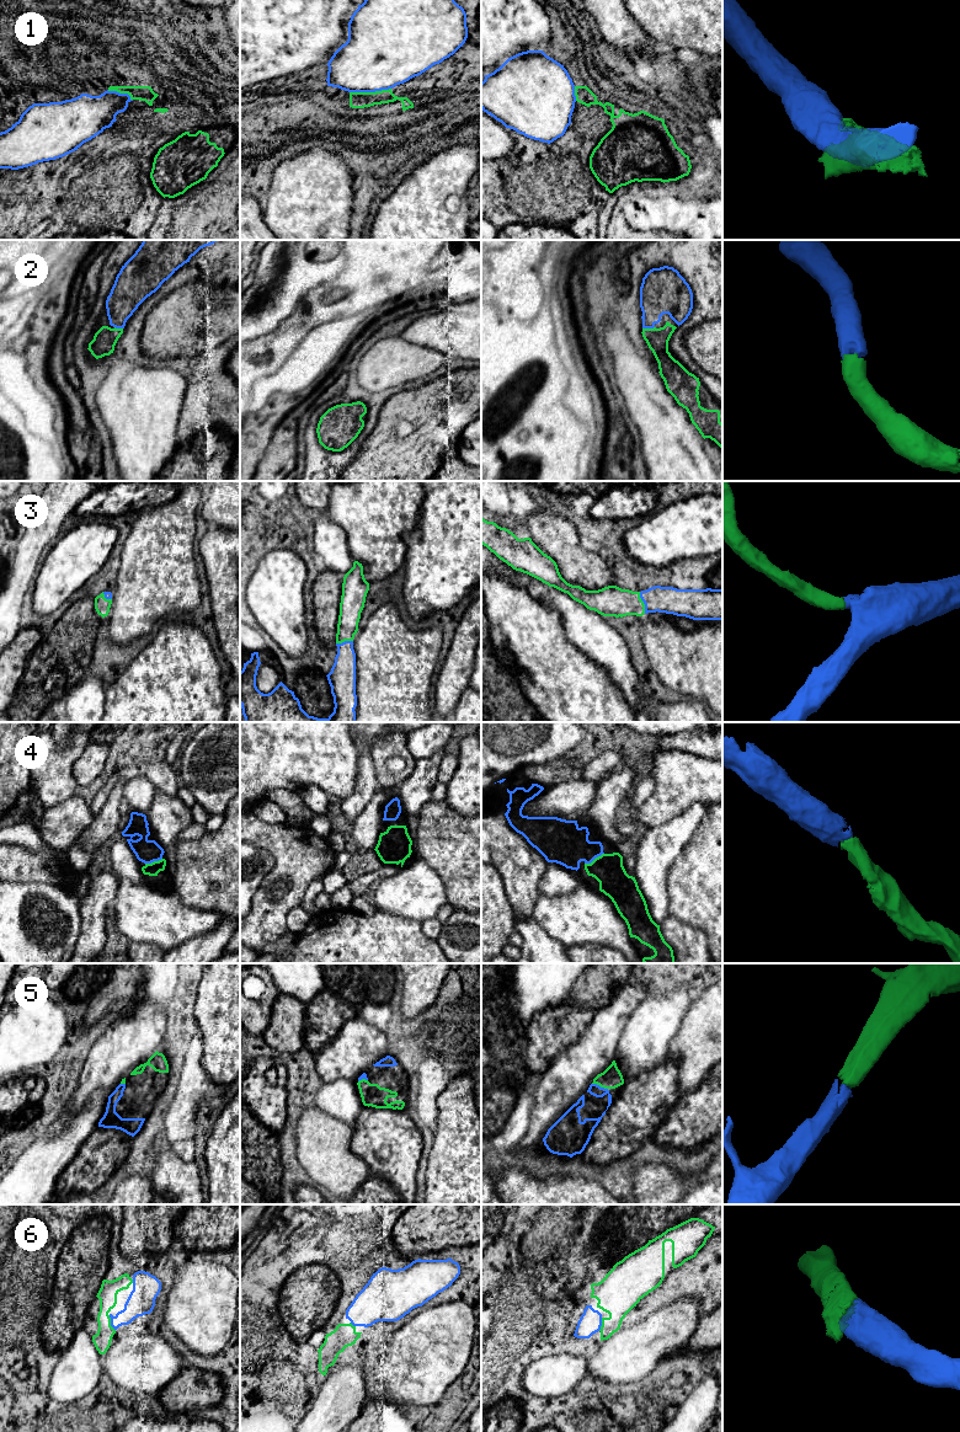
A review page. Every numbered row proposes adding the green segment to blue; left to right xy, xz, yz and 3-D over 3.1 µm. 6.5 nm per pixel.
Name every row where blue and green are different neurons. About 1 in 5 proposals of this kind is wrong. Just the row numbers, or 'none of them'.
1

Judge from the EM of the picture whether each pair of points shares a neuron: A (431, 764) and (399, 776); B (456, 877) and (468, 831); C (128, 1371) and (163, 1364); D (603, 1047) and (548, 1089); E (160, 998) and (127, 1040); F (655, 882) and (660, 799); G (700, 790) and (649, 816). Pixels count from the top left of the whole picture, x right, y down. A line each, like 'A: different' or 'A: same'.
A: different
B: same
C: same
D: same
E: different
F: different
G: same

